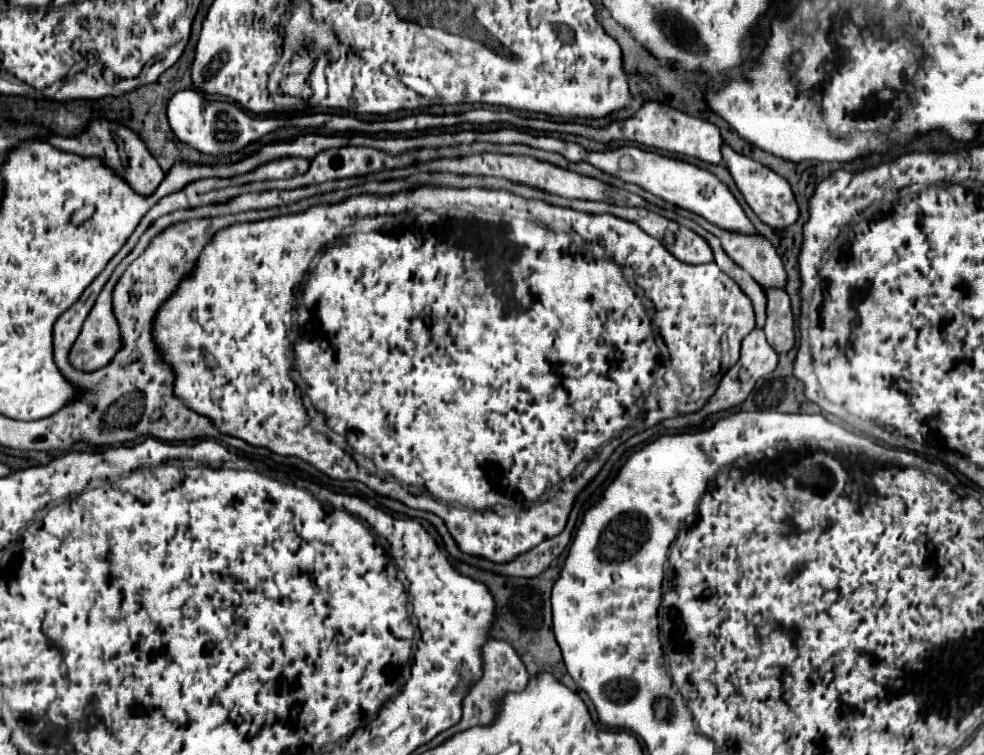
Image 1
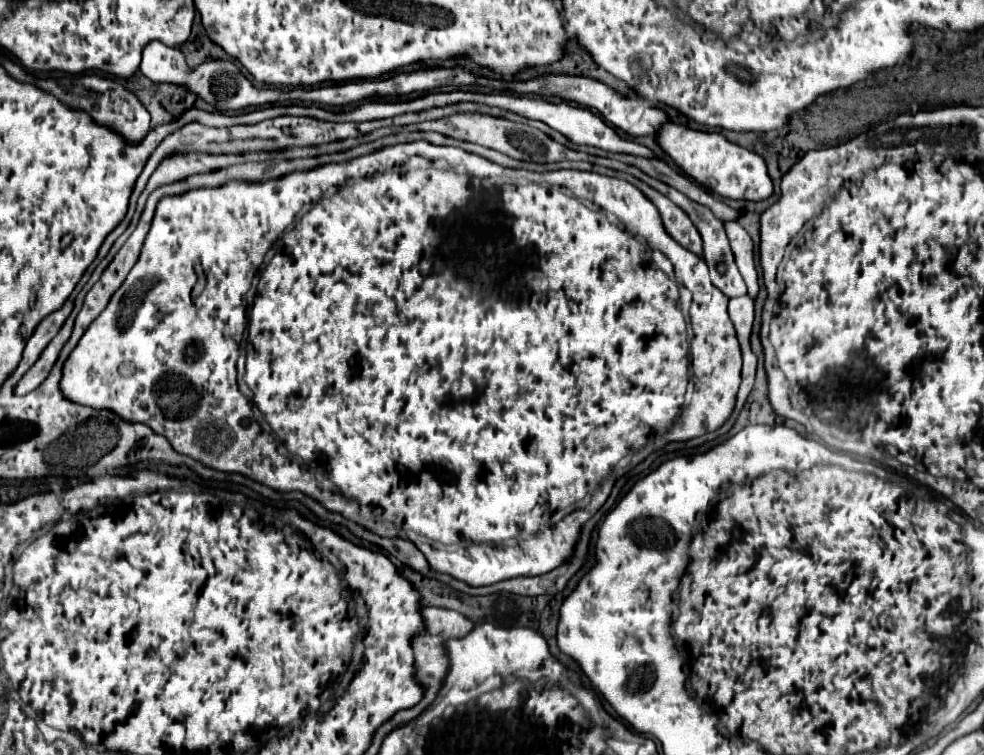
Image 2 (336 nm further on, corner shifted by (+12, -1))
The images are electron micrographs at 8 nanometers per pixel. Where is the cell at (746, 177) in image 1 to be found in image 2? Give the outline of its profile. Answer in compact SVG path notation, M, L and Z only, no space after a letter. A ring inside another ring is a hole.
M666 122L654 134L658 146L698 184L714 194L734 200L764 200L772 196L772 180L768 176L764 160L734 142L728 142L722 134L700 132L680 124Z

